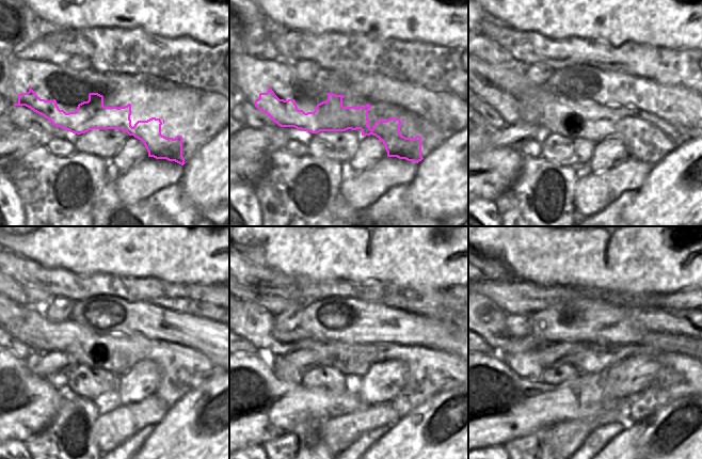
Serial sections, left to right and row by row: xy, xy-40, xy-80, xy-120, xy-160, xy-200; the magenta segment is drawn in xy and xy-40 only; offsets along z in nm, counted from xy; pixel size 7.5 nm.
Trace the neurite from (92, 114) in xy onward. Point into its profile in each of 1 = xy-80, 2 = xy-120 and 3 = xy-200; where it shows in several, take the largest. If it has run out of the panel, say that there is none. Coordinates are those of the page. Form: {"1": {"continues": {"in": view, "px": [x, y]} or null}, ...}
{"1": {"continues": {"in": "xy-80", "px": [574, 120]}}, "2": {"continues": {"in": "xy-120", "px": [40, 336]}}, "3": {"continues": {"in": "xy-200", "px": [490, 321]}}}

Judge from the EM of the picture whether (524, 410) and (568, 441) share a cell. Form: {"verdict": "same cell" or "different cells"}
{"verdict": "different cells"}

